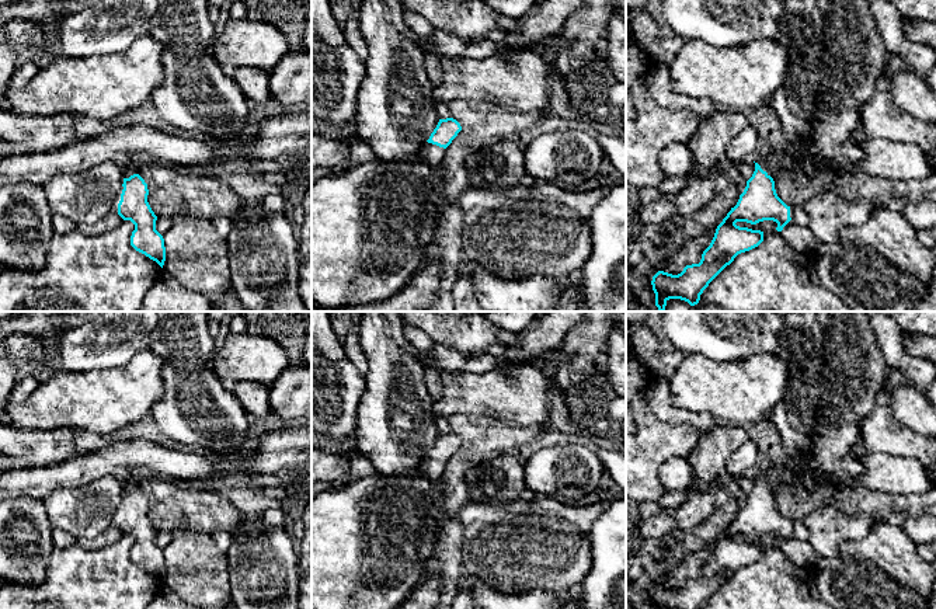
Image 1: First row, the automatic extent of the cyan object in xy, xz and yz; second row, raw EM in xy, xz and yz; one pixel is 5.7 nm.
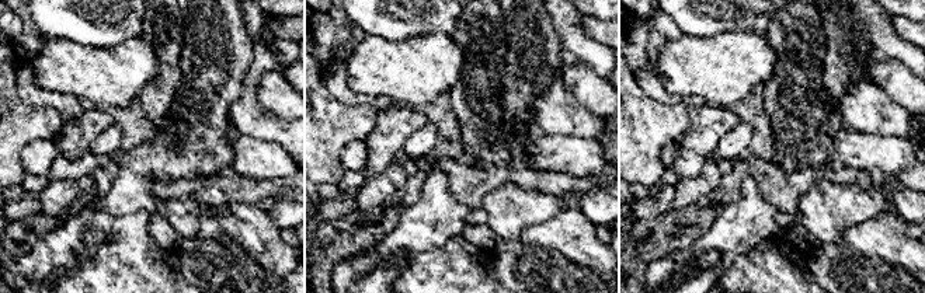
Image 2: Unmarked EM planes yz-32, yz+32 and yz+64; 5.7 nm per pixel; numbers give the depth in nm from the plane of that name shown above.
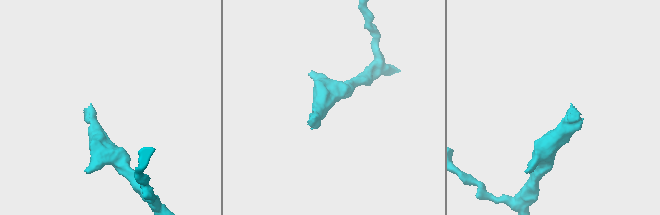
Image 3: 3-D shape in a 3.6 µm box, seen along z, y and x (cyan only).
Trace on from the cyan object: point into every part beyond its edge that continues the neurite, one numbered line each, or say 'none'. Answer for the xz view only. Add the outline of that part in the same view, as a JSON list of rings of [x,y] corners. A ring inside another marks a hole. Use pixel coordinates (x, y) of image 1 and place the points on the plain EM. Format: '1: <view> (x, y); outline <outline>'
1: xz (371, 540); outline [[[424,456],[414,473],[410,476],[368,476],[358,477],[344,487],[328,487],[326,491],[312,497],[312,609],[396,609],[401,605],[411,591],[418,587],[427,566],[438,543],[441,511],[438,508],[438,484],[442,478],[445,463]]]

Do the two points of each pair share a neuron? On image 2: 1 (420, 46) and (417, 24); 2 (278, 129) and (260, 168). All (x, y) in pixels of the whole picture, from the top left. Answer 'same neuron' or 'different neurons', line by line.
1: different neurons
2: different neurons

